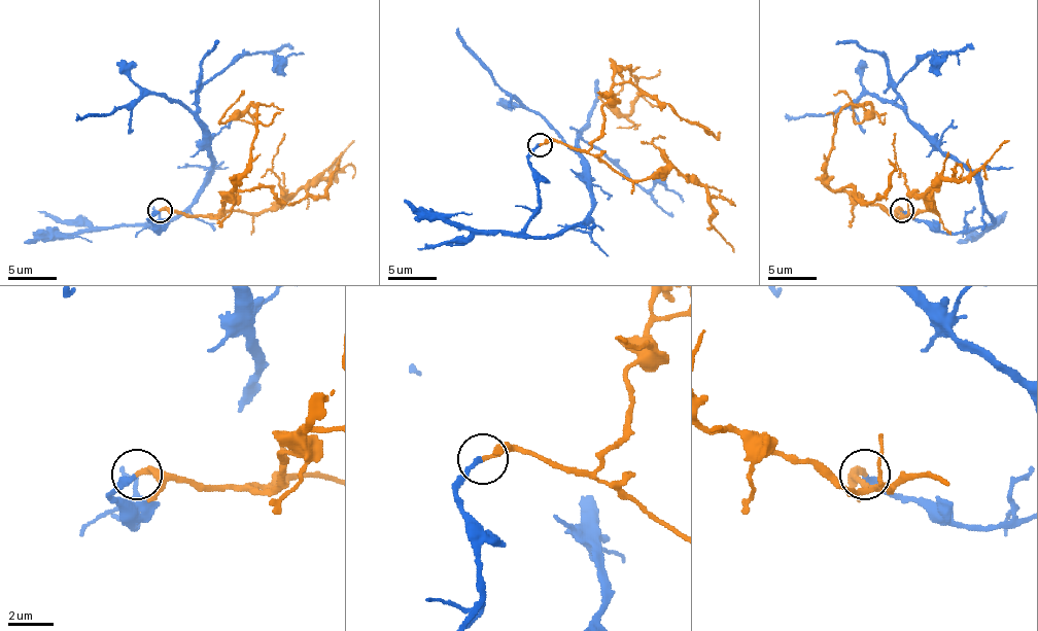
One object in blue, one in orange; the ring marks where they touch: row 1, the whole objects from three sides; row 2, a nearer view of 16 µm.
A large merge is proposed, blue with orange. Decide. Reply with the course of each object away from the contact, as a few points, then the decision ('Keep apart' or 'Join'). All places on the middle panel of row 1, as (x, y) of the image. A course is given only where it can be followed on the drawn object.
Course of blue: (538, 144), (528, 159), (538, 212), (525, 232), (557, 237), (591, 208), (589, 166), (521, 105), (457, 27). Course of orange: (541, 144), (591, 146), (601, 105), (628, 68), (628, 114), (601, 98), (623, 88), (621, 76). Join

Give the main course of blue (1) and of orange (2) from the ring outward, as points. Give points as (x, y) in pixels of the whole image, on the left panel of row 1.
1: (158, 209), (148, 219), (158, 232), (145, 226), (172, 221), (211, 168), (209, 134), (161, 95), (77, 116)
2: (161, 209), (221, 214), (221, 202), (248, 166), (255, 134), (255, 104), (221, 119), (241, 95)

